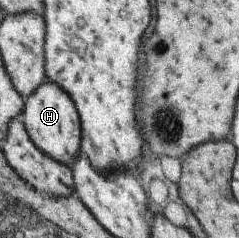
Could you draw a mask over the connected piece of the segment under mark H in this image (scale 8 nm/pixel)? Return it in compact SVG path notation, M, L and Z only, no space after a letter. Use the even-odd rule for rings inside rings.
M44 81L32 95L24 98L21 117L32 143L52 159L70 166L74 157L80 154L80 119L76 107L72 99L56 83Z

